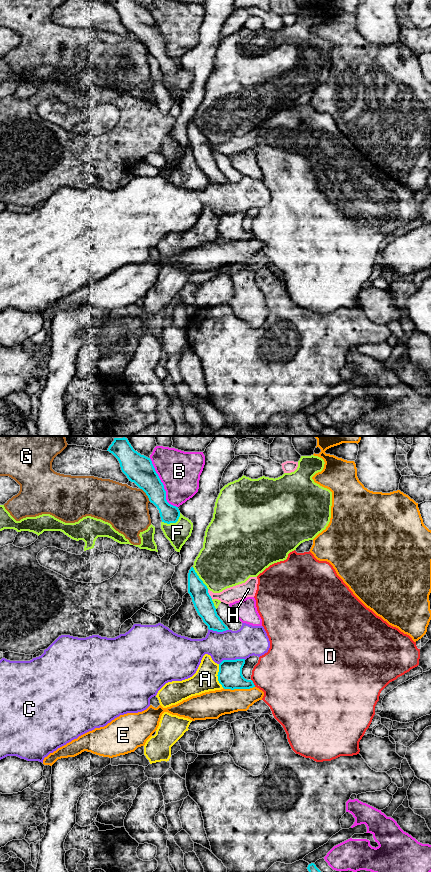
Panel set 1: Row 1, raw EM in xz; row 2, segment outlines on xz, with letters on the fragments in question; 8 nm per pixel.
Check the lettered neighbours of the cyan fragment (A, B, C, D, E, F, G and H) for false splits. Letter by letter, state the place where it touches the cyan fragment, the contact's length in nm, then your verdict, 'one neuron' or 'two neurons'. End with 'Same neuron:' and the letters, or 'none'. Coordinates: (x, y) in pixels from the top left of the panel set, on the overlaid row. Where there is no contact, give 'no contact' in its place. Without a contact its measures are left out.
A: contact xz (217, 675); length 200 nm; two neurons
B: contact xz (163, 485); length 460 nm; two neurons
C: contact xz (232, 660); length 220 nm; two neurons
D: contact xz (253, 683); length 70 nm; two neurons
E: contact xz (238, 688); length 260 nm; two neurons
F: contact xz (173, 522); length 170 nm; two neurons
G: contact xz (146, 494); length 140 nm; two neurons
H: contact xz (208, 594); length 100 nm; two neurons
Same neuron: none

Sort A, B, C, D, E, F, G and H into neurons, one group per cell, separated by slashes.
A / B / C / D / E / F / G / H

